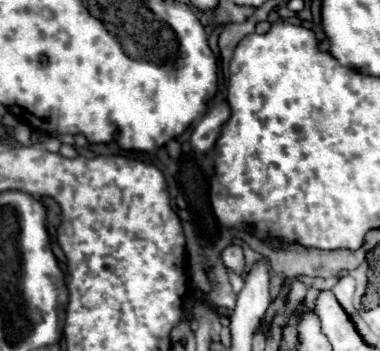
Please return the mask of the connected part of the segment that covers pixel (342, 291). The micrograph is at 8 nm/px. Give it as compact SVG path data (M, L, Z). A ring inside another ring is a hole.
M347 275L341 277L332 290L338 302L341 304L348 315L355 313L353 304L349 302L349 297L352 295L352 292L354 292L355 285L355 279Z

